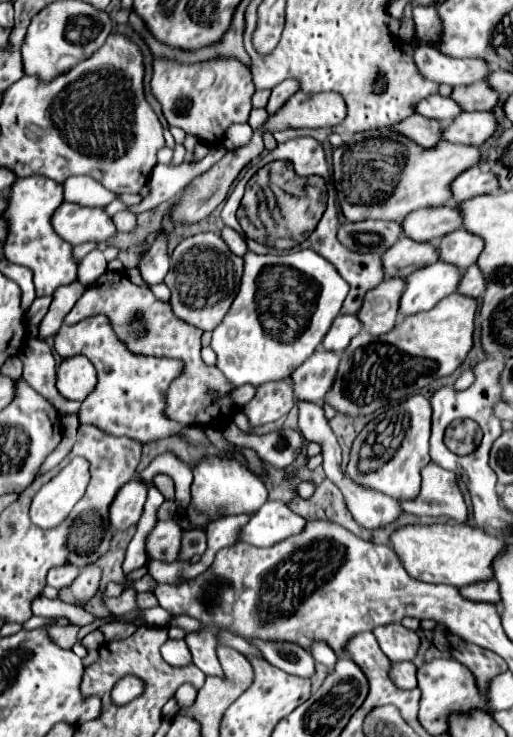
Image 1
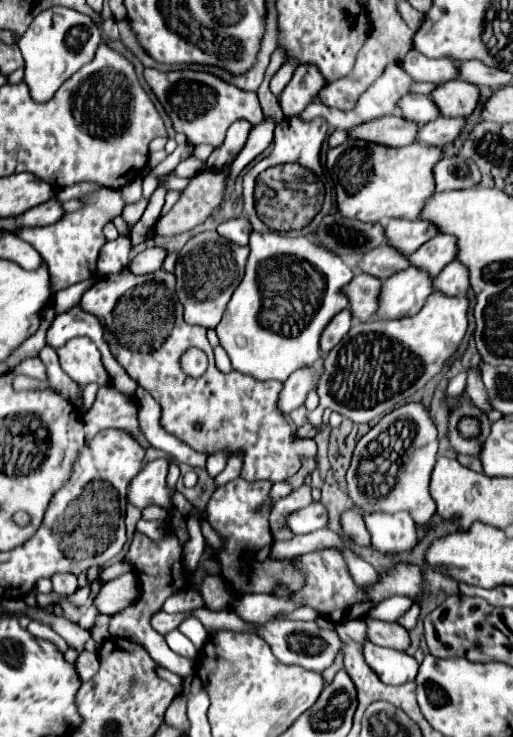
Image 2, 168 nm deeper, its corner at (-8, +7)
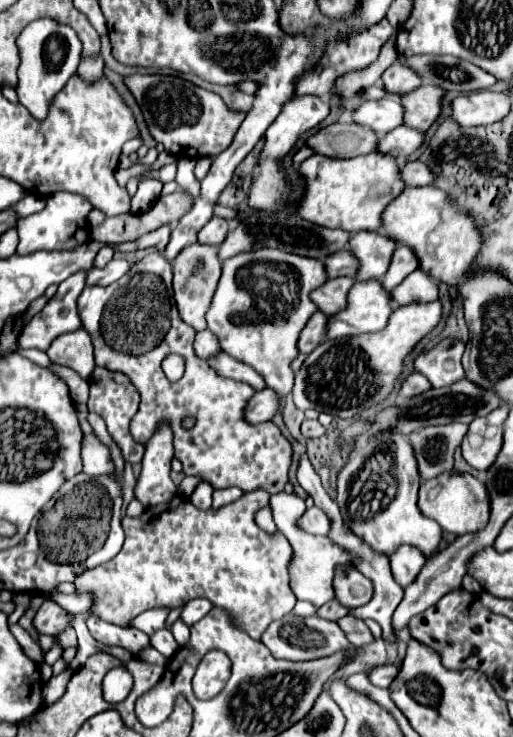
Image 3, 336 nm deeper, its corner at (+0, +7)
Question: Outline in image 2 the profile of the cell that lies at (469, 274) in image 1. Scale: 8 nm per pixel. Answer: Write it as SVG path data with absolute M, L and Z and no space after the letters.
M454 260L434 278L434 286L448 296L466 296L470 290L470 270L464 268L462 262L458 264L458 260Z

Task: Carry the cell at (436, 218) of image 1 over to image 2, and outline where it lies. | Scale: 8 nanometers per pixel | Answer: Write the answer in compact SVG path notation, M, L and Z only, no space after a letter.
M398 218L398 220L390 220L386 224L388 242L404 254L416 252L416 248L420 248L424 242L428 242L436 234L440 234L438 226L430 224L428 220L422 220L422 218L418 218L418 220Z

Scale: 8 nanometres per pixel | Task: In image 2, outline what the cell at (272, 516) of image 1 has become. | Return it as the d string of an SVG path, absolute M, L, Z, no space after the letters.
M312 502L310 506L306 506L302 510L290 512L284 518L284 526L288 526L292 534L308 534L308 532L324 528L326 518L328 518L326 508L322 504L318 504L318 502Z

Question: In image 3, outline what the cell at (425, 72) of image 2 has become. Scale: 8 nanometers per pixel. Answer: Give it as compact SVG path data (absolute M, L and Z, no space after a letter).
M394 62L380 78L388 94L408 94L420 86L420 76L416 76L416 72L408 72L400 62Z

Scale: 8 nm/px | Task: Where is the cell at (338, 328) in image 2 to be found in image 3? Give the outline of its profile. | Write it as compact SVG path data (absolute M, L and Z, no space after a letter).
M316 312L316 316L306 322L304 330L298 336L298 350L302 354L312 352L324 340L324 324L328 324L328 316L324 316L322 312Z

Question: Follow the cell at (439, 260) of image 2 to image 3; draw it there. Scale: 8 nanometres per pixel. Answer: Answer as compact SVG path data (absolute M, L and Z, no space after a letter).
M398 246L394 250L394 254L392 254L390 266L388 266L386 274L382 276L380 284L382 284L384 290L392 290L392 288L396 288L414 270L416 270L416 256L412 256L410 248Z

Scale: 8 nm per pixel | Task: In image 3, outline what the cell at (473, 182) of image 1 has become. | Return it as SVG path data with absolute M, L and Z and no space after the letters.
M414 160L414 162L406 162L402 166L400 180L406 186L428 186L428 184L432 184L432 172L428 172L428 168L424 168L424 164L418 164L418 160Z

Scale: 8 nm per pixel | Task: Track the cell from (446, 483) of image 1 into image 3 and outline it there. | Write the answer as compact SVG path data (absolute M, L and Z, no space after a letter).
M446 472L446 474L440 474L438 478L424 480L420 484L418 508L426 518L436 520L444 532L450 532L456 536L476 532L484 528L484 524L488 522L488 494L484 492L484 484L470 474Z

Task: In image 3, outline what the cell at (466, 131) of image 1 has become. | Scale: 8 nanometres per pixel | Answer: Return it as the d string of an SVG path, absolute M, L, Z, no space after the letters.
M394 128L392 132L388 132L384 138L378 140L378 146L376 146L376 152L382 152L382 154L388 154L396 160L404 160L408 158L412 152L416 152L420 148L424 140L424 134L422 132L416 132L414 128Z

